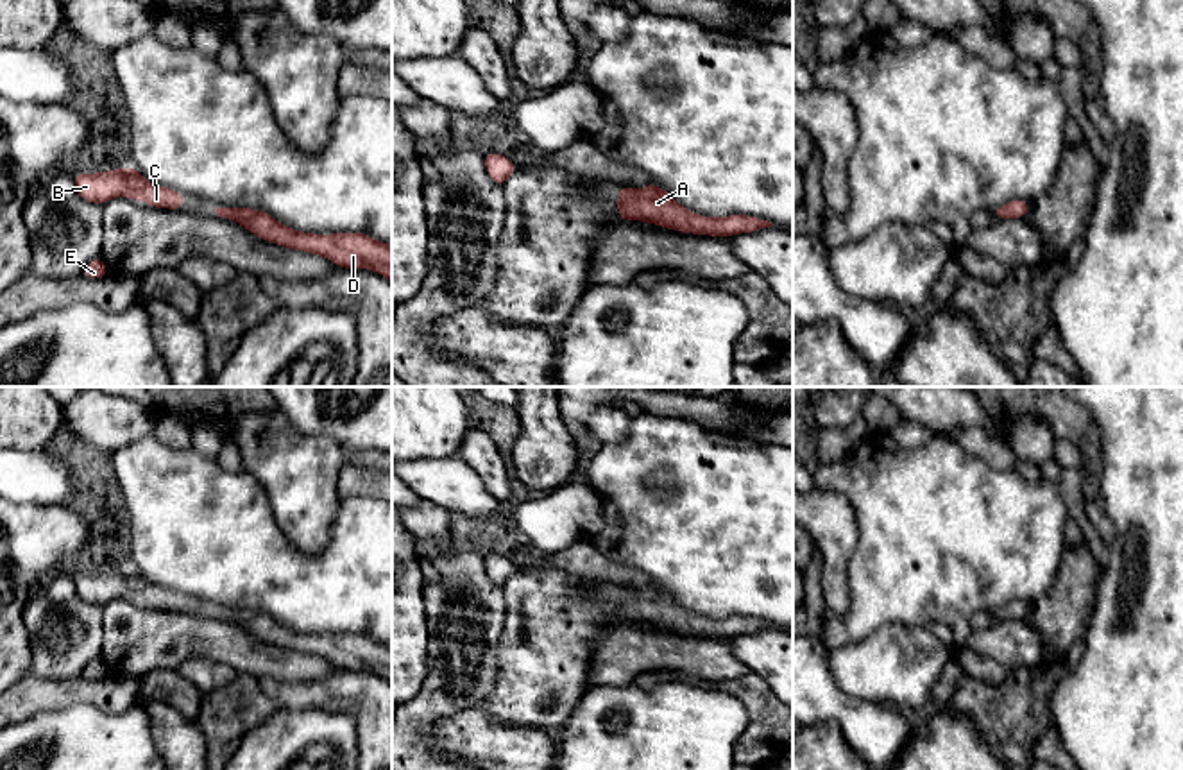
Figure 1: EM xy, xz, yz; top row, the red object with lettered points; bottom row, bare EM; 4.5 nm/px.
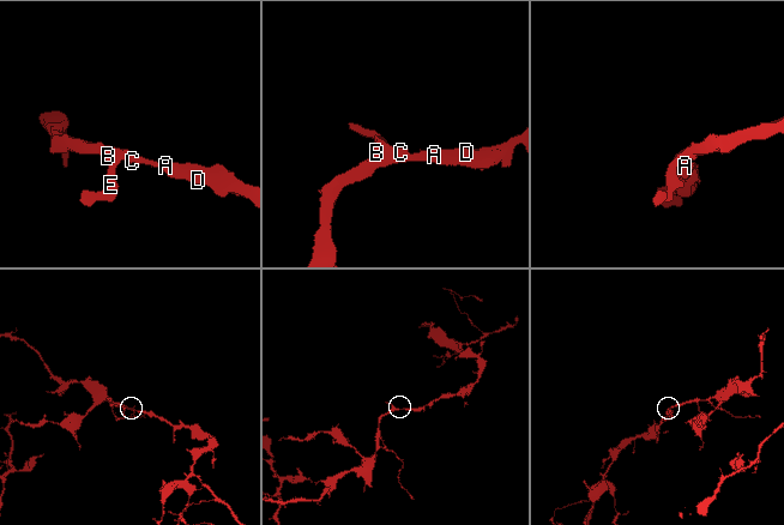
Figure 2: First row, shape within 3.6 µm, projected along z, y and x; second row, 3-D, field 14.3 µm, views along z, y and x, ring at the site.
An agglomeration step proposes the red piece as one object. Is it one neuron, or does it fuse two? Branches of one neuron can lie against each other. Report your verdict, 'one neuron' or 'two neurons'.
one neuron

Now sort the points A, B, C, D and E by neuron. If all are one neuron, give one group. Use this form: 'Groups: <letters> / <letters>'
Groups: A B C D E

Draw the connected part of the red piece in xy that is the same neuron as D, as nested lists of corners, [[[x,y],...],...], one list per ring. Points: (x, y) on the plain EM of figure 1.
[[[215,609],[222,620],[242,625],[256,637],[277,646],[324,657],[344,670],[369,670],[392,682],[392,646],[365,634],[315,636],[295,632],[270,614],[251,609]]]

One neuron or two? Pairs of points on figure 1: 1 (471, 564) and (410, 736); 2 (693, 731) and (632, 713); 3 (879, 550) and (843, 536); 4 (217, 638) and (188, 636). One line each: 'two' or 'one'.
1: one
2: one
3: two
4: one

